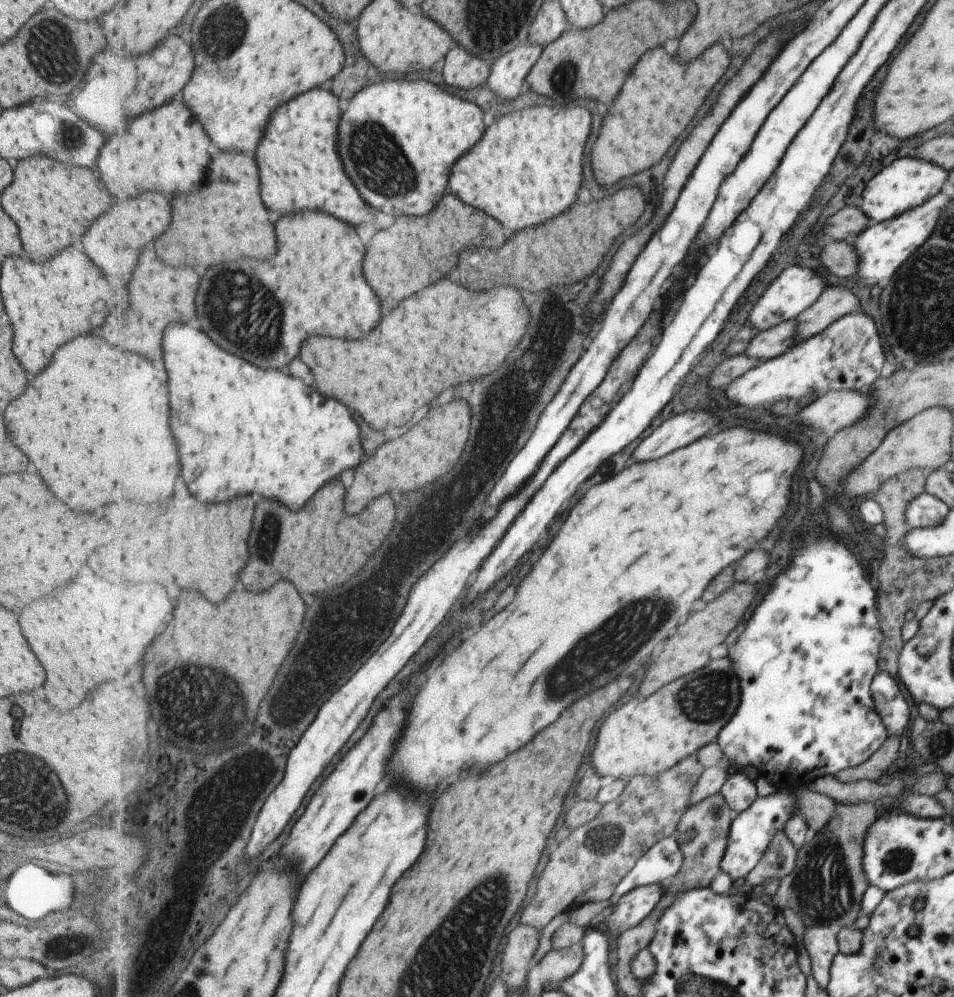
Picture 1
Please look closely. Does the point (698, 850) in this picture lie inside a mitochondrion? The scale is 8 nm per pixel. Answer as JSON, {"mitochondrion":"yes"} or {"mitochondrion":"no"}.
{"mitochondrion":"yes"}

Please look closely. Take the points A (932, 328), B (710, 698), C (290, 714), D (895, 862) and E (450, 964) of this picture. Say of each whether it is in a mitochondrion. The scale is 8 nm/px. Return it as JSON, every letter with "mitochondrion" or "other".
{"A":"mitochondrion","B":"mitochondrion","C":"mitochondrion","D":"mitochondrion","E":"mitochondrion"}

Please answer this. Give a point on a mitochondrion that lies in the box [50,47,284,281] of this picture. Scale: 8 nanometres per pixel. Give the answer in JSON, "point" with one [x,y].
{"point":[78,135]}

